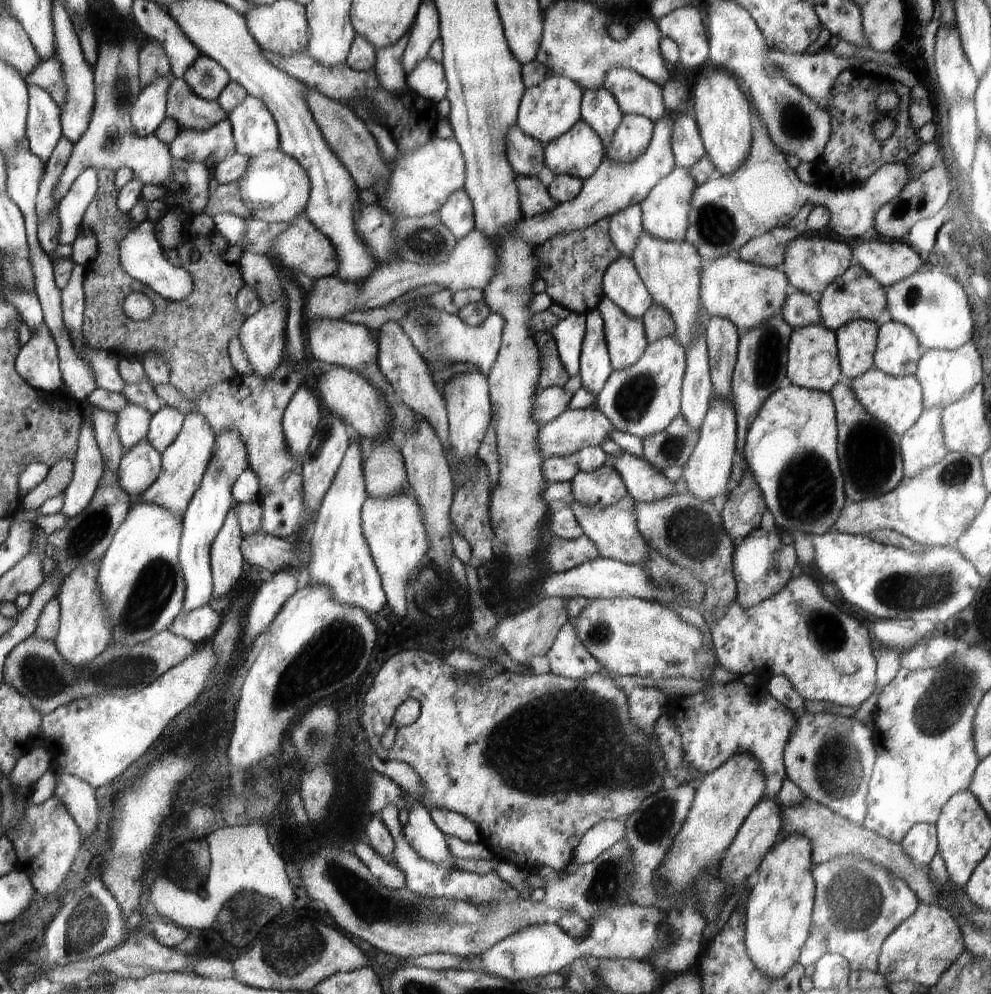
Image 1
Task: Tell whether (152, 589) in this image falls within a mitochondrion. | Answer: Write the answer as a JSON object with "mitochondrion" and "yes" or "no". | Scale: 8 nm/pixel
{"mitochondrion":"yes"}

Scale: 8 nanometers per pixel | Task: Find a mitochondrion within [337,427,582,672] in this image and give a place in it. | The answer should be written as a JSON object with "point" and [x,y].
{"point":[425,587]}

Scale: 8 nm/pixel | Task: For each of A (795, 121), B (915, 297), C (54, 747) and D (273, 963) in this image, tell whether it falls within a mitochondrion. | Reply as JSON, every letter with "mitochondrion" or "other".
{"A":"mitochondrion","B":"mitochondrion","C":"other","D":"mitochondrion"}

